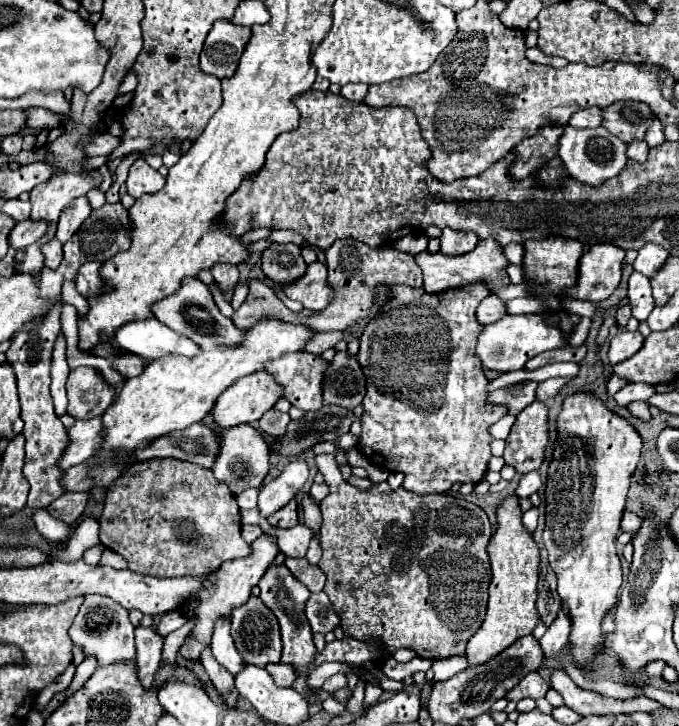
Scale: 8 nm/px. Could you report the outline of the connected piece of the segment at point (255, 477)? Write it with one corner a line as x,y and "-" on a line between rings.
208,414
204,420
202,420
204,426
208,426
210,430
218,432
220,436
220,450
218,450
218,456
214,460
214,466
212,466
212,472
214,476
224,482
234,494
240,494
242,490
250,488
250,486
262,486
262,480
264,476
268,474
268,444
264,440
264,436
252,428
250,424
240,424
240,426
232,426
232,428
220,428
212,414

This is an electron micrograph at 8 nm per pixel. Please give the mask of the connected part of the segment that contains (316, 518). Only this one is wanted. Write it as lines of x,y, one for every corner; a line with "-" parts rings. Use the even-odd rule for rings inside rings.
308,494
304,496
302,504
304,504
304,524
306,524
306,526
310,526
314,532
318,532
318,528
320,528
320,522
322,522
318,504
314,504
314,502
310,500
310,496
308,496

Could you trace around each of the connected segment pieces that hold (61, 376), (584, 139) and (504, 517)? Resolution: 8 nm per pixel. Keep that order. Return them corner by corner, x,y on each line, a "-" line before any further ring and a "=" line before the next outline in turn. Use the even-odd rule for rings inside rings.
60,332
60,336
54,342
52,350
52,398
54,398
54,410
58,416
66,412
66,378
68,378
68,364
66,364
66,338
=
564,126
564,134
558,140
558,156
562,158
568,174
576,180
598,186
600,182
616,176
626,166
626,144
620,138
608,134
602,126
598,128
574,128
=
506,498
498,506
498,530
494,532
488,552
490,552
490,566
492,566
492,582
490,582
490,598
488,598
488,612
478,628
478,632
466,644
466,660
468,666
480,666
490,658
498,656
502,650
512,646
518,638
532,634
538,612
536,612
536,584
538,584
538,564
540,552
532,534
528,534
522,526
522,510
518,506
518,498

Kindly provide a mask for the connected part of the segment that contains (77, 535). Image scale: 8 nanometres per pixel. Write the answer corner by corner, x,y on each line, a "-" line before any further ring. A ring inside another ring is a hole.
84,516
74,528
72,536
63,550
51,550
53,559
70,563
82,558
85,550
100,544
99,522
94,516

